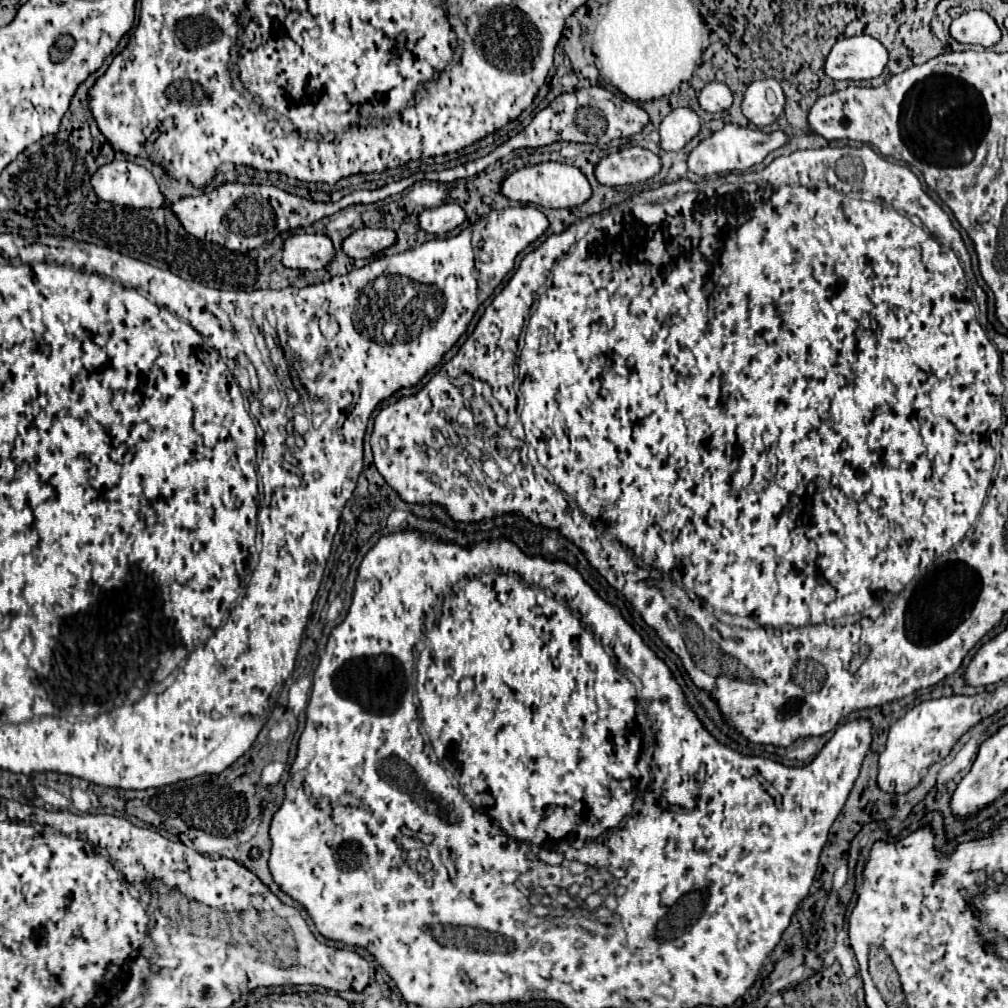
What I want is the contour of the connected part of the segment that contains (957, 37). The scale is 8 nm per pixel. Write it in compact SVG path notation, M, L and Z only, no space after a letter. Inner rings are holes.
M966 11L952 21L950 35L958 43L992 47L1000 39L1000 29L986 11Z

